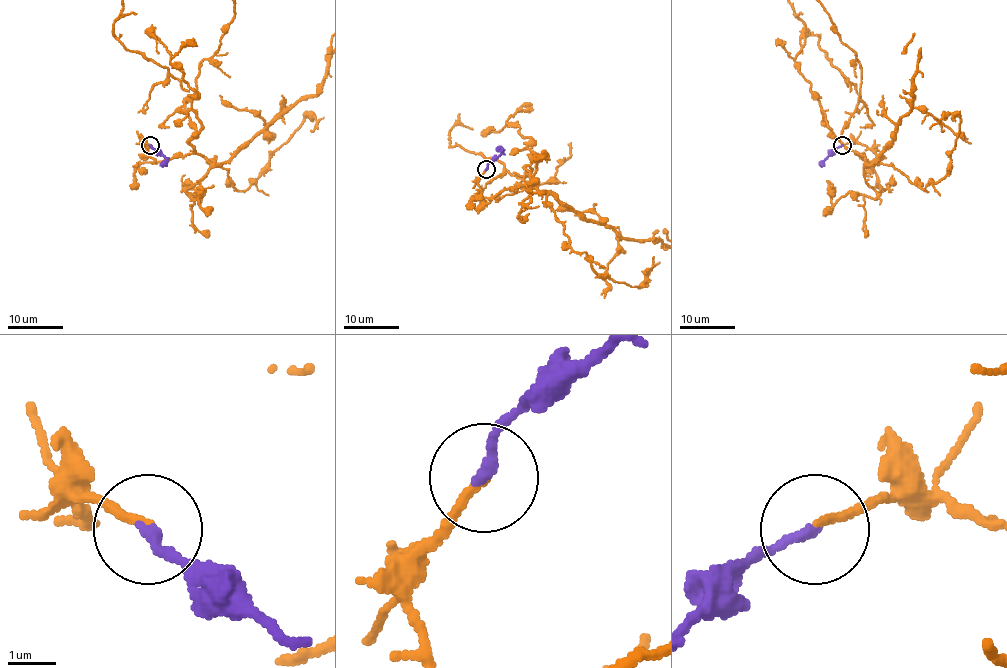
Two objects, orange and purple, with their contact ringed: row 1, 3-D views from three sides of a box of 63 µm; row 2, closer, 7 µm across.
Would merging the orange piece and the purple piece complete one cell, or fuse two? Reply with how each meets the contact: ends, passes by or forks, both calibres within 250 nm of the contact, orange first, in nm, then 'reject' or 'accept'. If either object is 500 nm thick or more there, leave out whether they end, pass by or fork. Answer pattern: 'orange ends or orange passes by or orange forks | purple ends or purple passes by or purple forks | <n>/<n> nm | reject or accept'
orange ends | purple ends | 160/240 nm | accept

